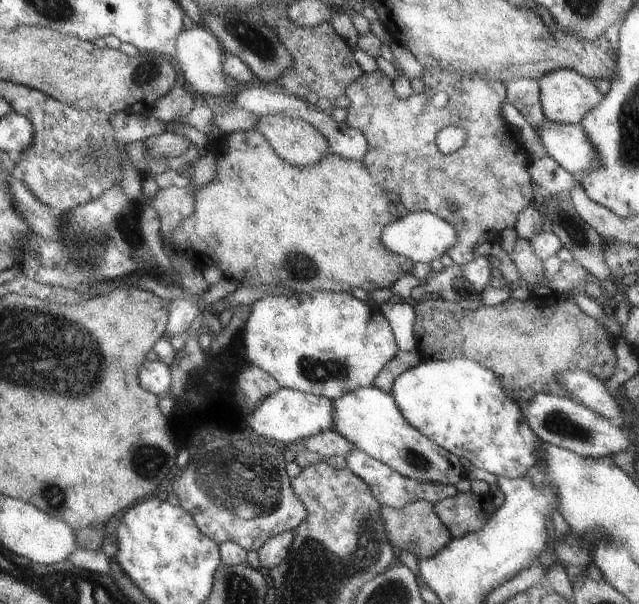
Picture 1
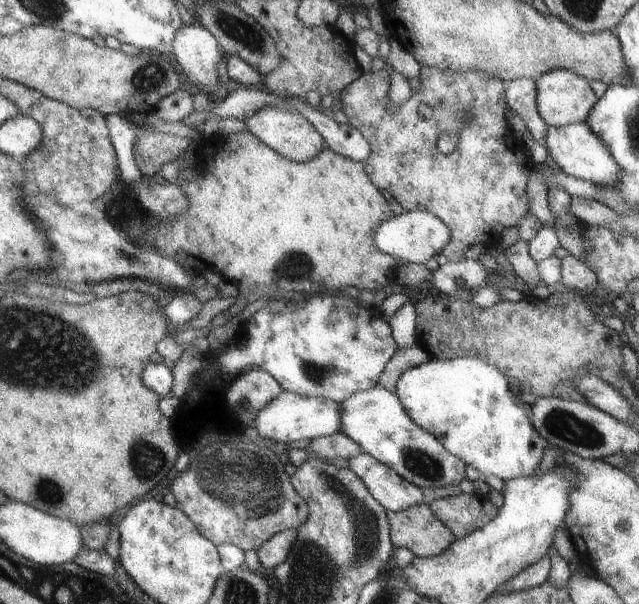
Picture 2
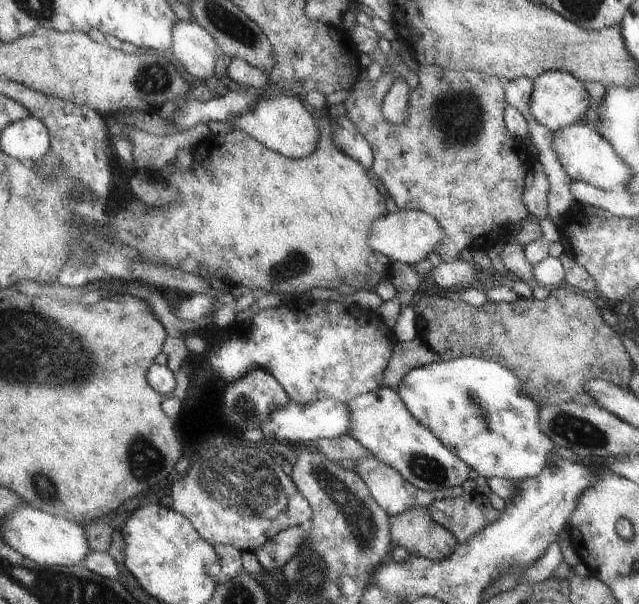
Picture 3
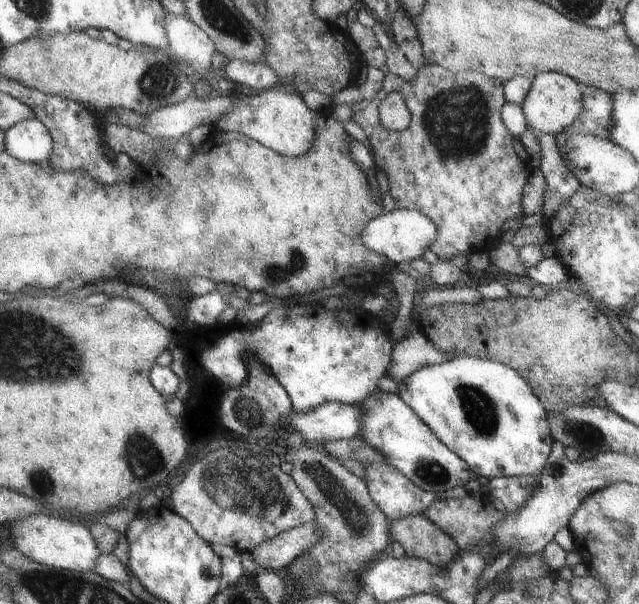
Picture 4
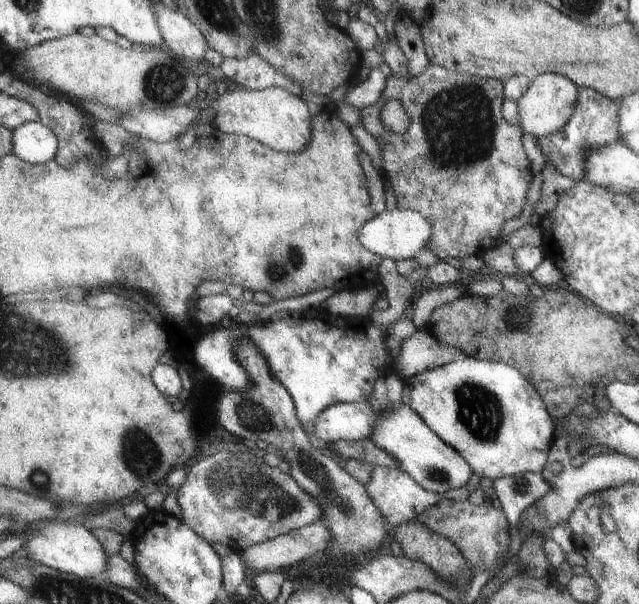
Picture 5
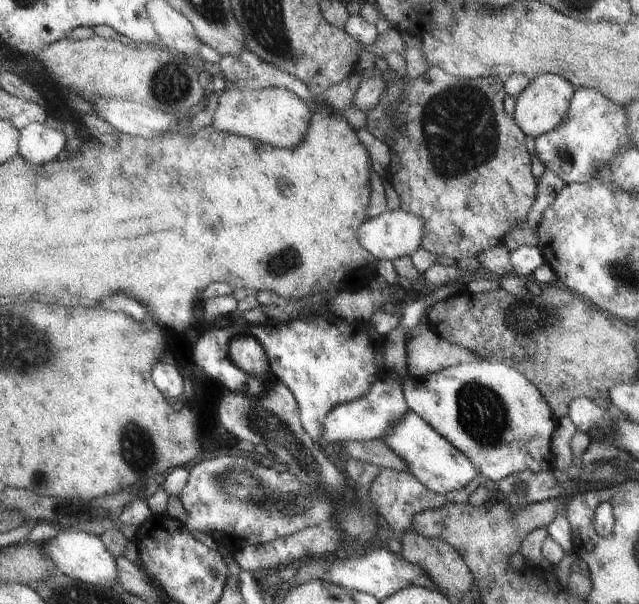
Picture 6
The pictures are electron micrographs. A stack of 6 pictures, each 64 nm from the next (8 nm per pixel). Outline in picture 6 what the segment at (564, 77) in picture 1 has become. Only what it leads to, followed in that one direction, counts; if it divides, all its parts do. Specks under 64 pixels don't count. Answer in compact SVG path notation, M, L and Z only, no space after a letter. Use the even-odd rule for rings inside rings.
M543 74L537 80L533 80L533 84L519 98L515 98L513 118L517 120L519 128L527 136L537 140L539 136L559 128L559 124L563 122L563 118L565 118L565 114L569 110L573 94L575 94L575 86L571 82L567 82L561 74Z

